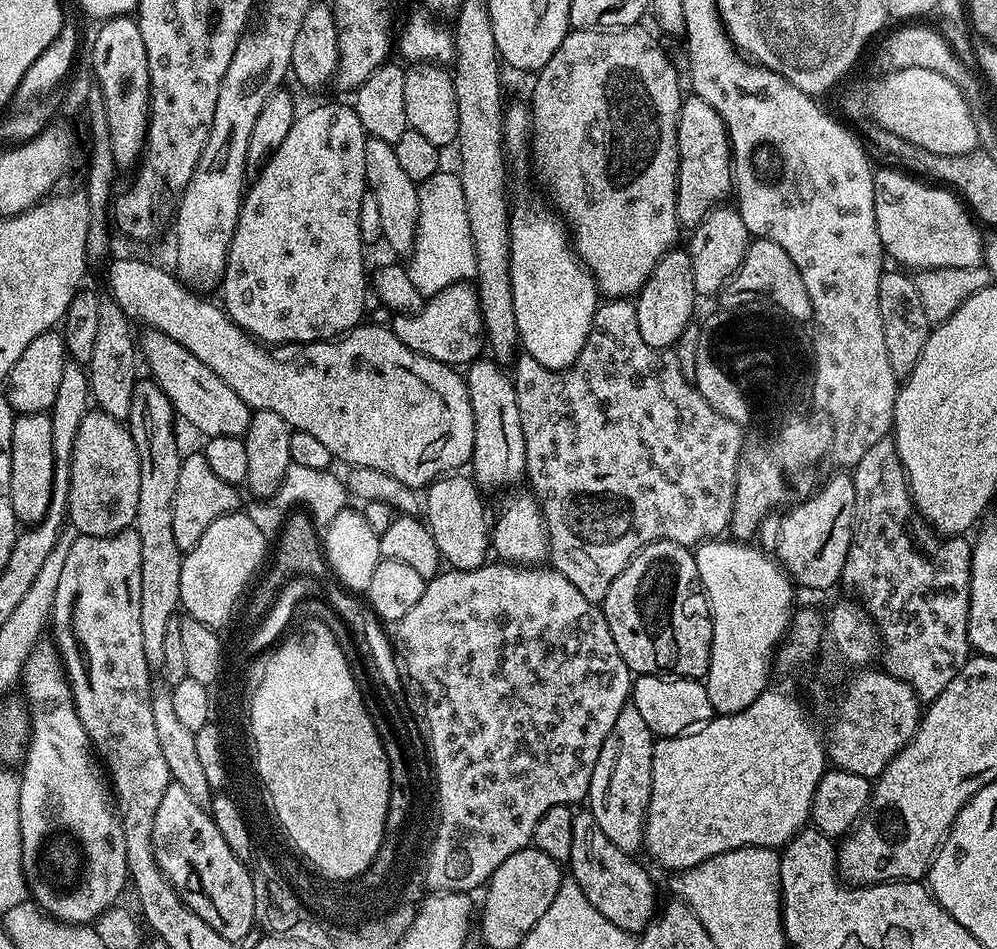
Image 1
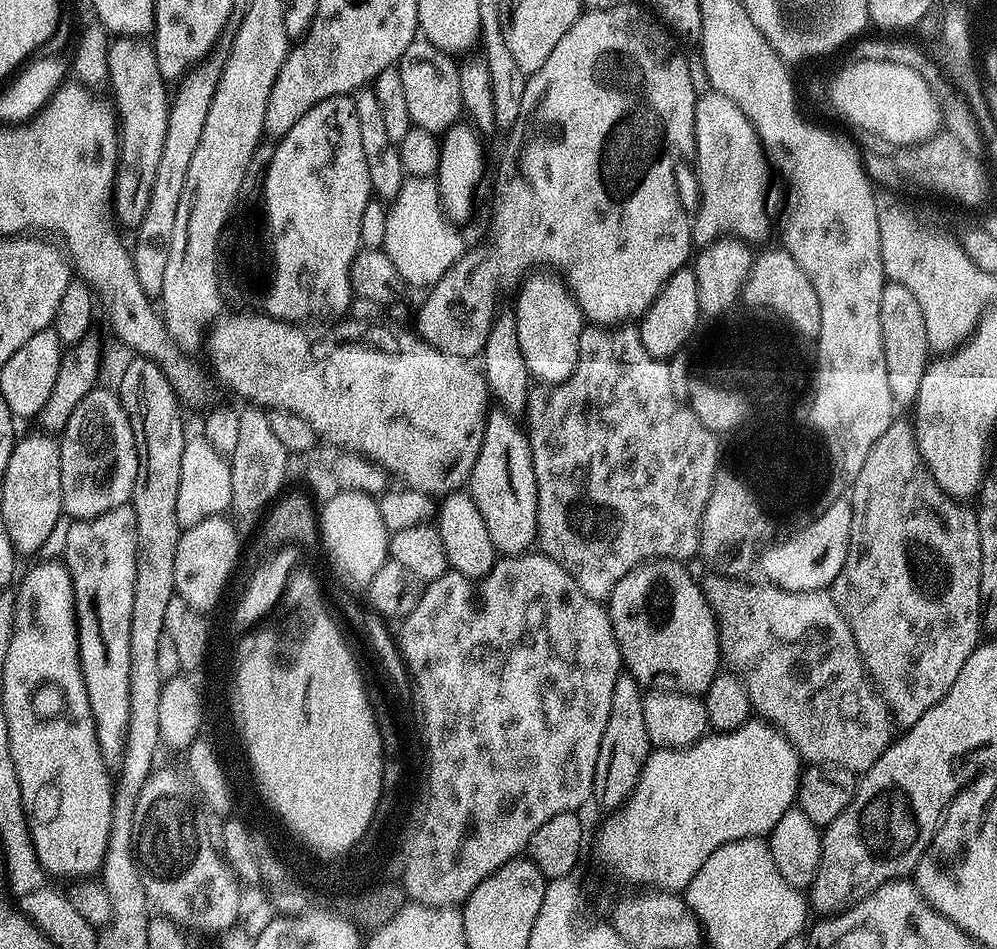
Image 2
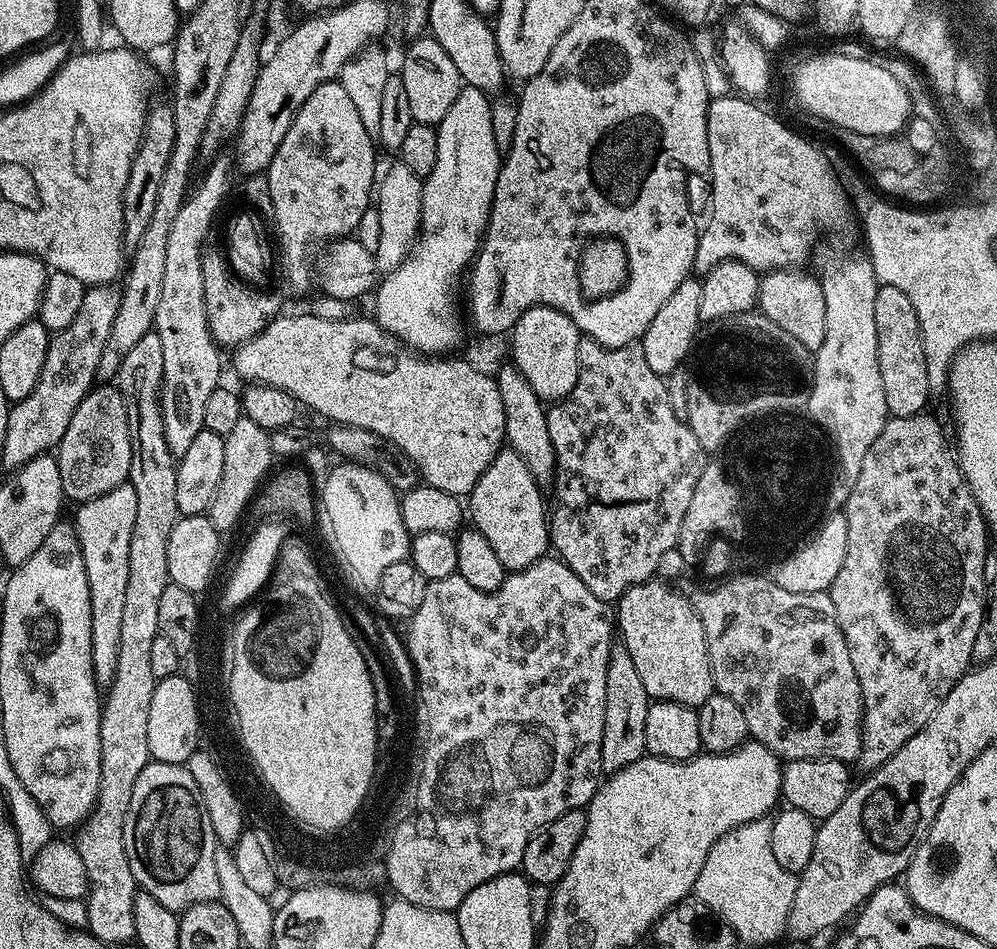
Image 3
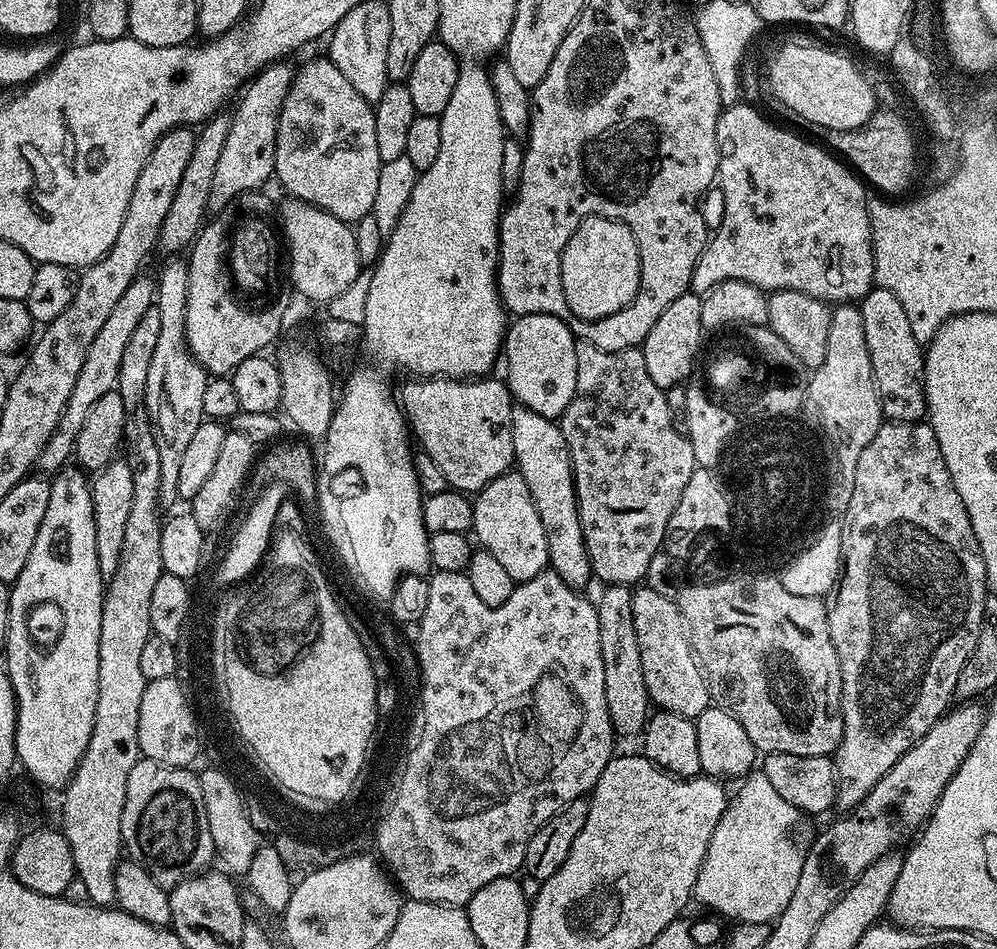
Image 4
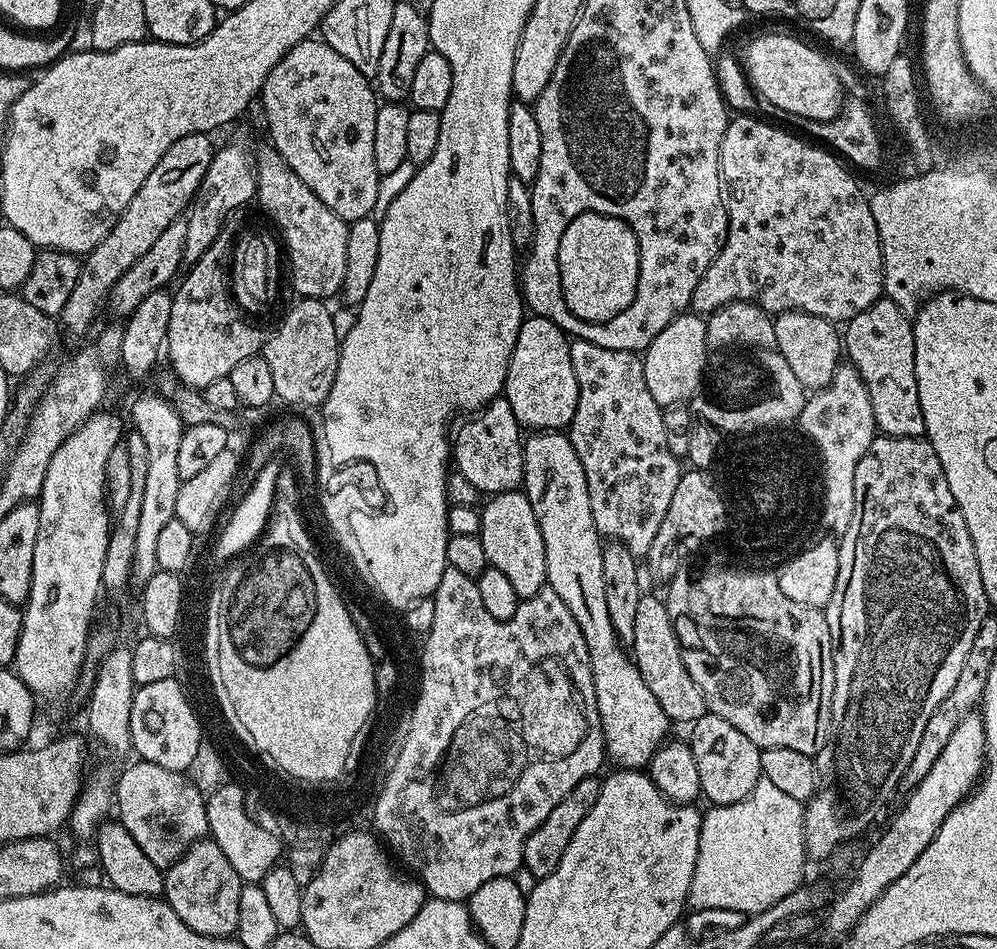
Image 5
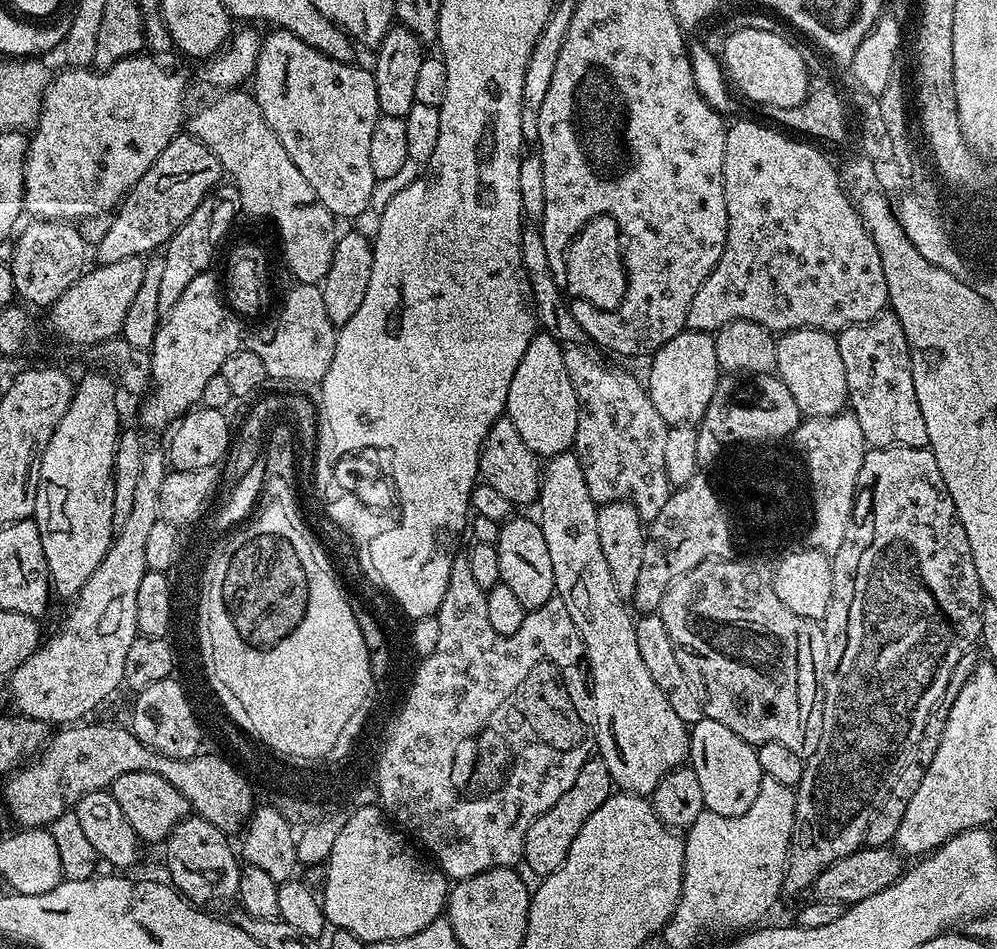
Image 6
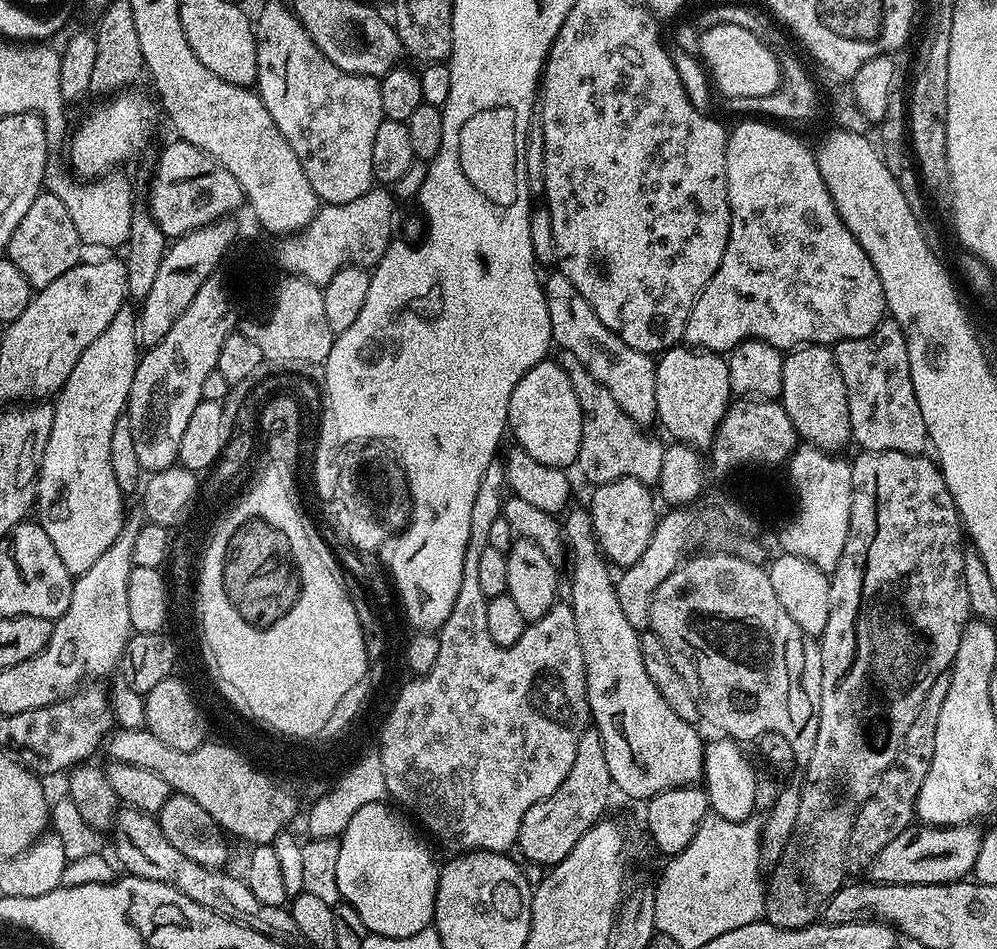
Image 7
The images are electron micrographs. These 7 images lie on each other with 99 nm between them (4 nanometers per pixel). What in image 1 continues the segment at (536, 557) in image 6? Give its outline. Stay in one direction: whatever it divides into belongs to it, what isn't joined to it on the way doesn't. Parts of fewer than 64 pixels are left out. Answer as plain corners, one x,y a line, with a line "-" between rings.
481,358
472,361
466,368
468,393
474,410
474,450
470,475
484,490
511,489
526,476
526,438
522,438
522,418
518,418
516,391
511,375
499,367
503,368
495,359

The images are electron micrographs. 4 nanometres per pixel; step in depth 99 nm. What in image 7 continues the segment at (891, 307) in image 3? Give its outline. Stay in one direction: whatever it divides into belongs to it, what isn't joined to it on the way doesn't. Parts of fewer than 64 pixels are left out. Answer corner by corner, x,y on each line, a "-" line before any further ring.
886,318
873,332
862,338
840,340
832,348
832,353
842,374
842,382
846,382
852,440
857,444
857,449
866,452
921,455
930,444
928,427
926,422
922,422
922,409
918,406
918,398
914,394
914,382
910,378
910,354
906,350
904,331
898,326
898,322

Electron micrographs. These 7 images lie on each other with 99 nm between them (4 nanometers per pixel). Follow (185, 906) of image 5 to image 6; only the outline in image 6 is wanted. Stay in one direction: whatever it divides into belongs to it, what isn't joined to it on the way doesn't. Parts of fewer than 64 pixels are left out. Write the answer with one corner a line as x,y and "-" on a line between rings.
195,814
185,816
168,835
163,848
168,855
168,872
172,875
170,884
188,903
212,906
208,904
220,904
237,895
242,864
238,856
236,861
232,844
228,840
231,839
222,830
218,830
218,826

